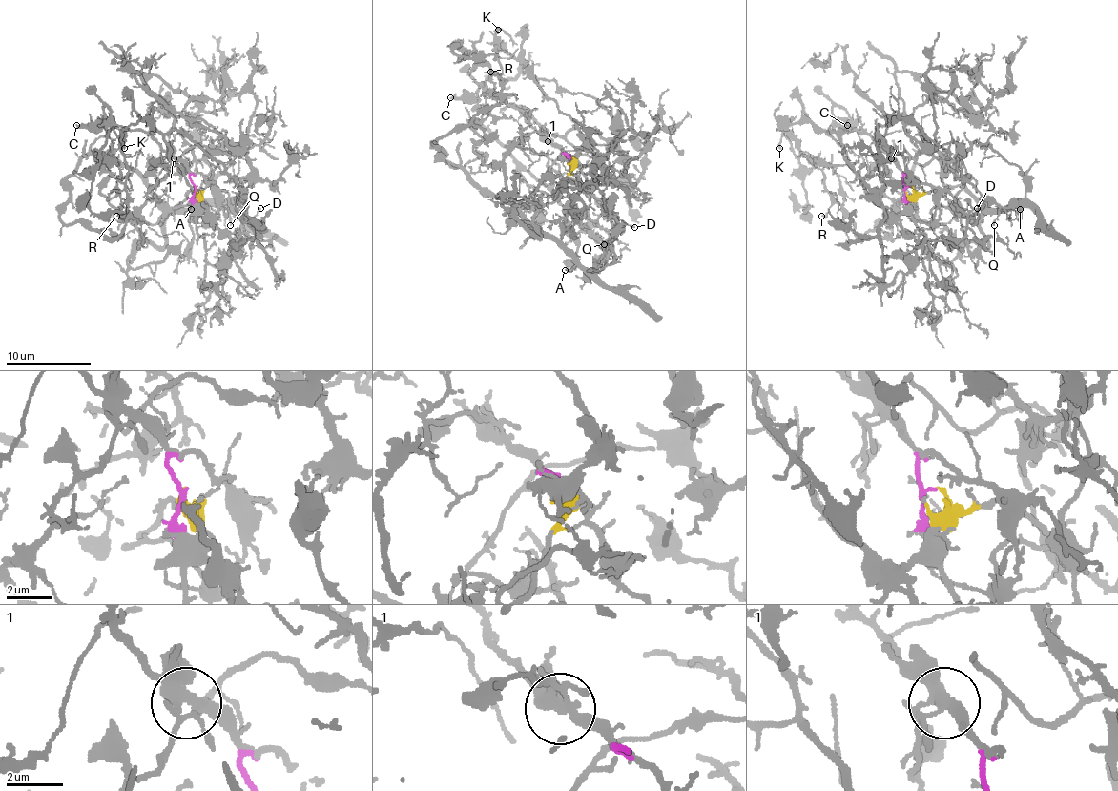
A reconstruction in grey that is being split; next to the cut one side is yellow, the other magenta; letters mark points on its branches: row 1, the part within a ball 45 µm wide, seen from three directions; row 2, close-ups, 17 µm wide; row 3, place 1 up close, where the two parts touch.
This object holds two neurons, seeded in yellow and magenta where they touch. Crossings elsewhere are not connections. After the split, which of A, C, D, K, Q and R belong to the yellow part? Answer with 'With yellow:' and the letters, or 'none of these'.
With yellow: A, K, Q, R

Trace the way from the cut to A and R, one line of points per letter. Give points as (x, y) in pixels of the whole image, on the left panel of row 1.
A: (196, 186), (196, 193), (191, 191), (158, 220), (160, 222), (169, 214), (201, 210), (191, 210)
R: (196, 186), (158, 220), (165, 203), (135, 172), (89, 153), (61, 218), (116, 238), (127, 203), (116, 216)

